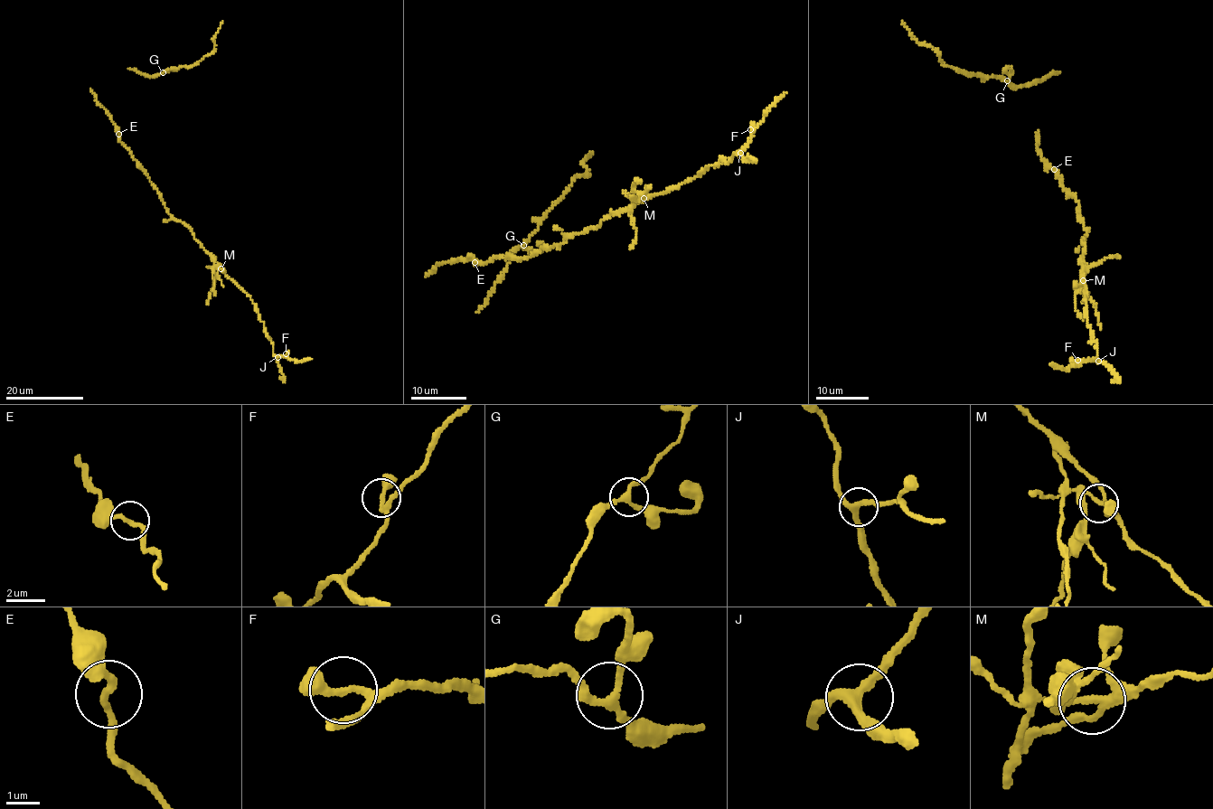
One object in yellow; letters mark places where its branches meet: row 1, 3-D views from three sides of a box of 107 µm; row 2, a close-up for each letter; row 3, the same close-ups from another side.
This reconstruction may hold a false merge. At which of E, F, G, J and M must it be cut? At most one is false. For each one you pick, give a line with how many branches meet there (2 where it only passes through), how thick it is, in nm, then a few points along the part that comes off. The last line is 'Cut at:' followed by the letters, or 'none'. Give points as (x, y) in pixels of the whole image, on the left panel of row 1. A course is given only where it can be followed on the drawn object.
M: 3 | 180 nm | (220, 268), (214, 266), (212, 258), (216, 258), (211, 258)
Cut at: M

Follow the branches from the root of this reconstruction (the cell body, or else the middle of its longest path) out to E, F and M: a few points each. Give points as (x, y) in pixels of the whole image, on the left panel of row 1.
E: (145, 171), (122, 144), (118, 134)
F: (145, 171), (166, 211), (190, 228), (193, 239), (250, 297), (272, 344), (272, 352), (277, 356), (286, 353)
M: (145, 171), (166, 211), (190, 228), (193, 239), (220, 268)

